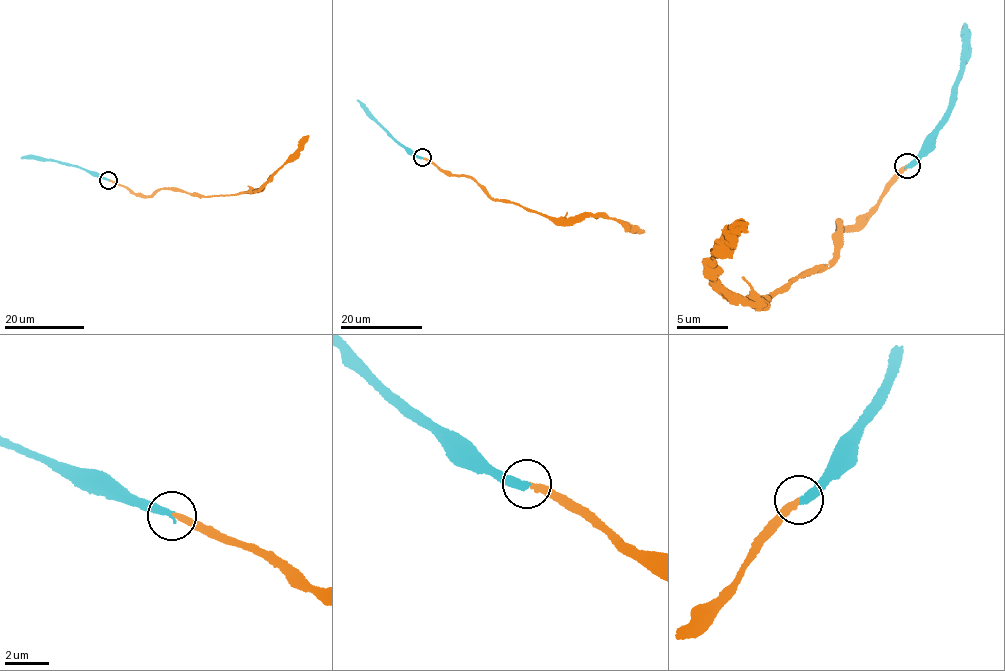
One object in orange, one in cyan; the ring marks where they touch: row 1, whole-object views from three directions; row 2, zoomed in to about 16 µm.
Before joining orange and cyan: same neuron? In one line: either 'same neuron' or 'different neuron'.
same neuron

